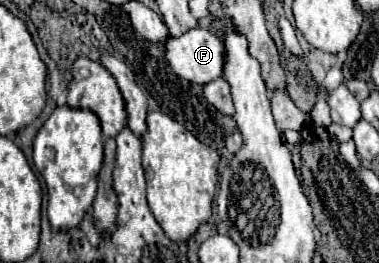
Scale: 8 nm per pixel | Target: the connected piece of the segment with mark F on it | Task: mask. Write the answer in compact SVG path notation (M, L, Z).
M194 28L188 30L184 36L180 38L168 38L164 42L164 54L166 54L166 62L170 64L170 68L184 80L192 82L192 84L208 84L216 78L222 76L224 70L224 42L218 38L218 34L214 34L212 30L204 30L204 28Z

